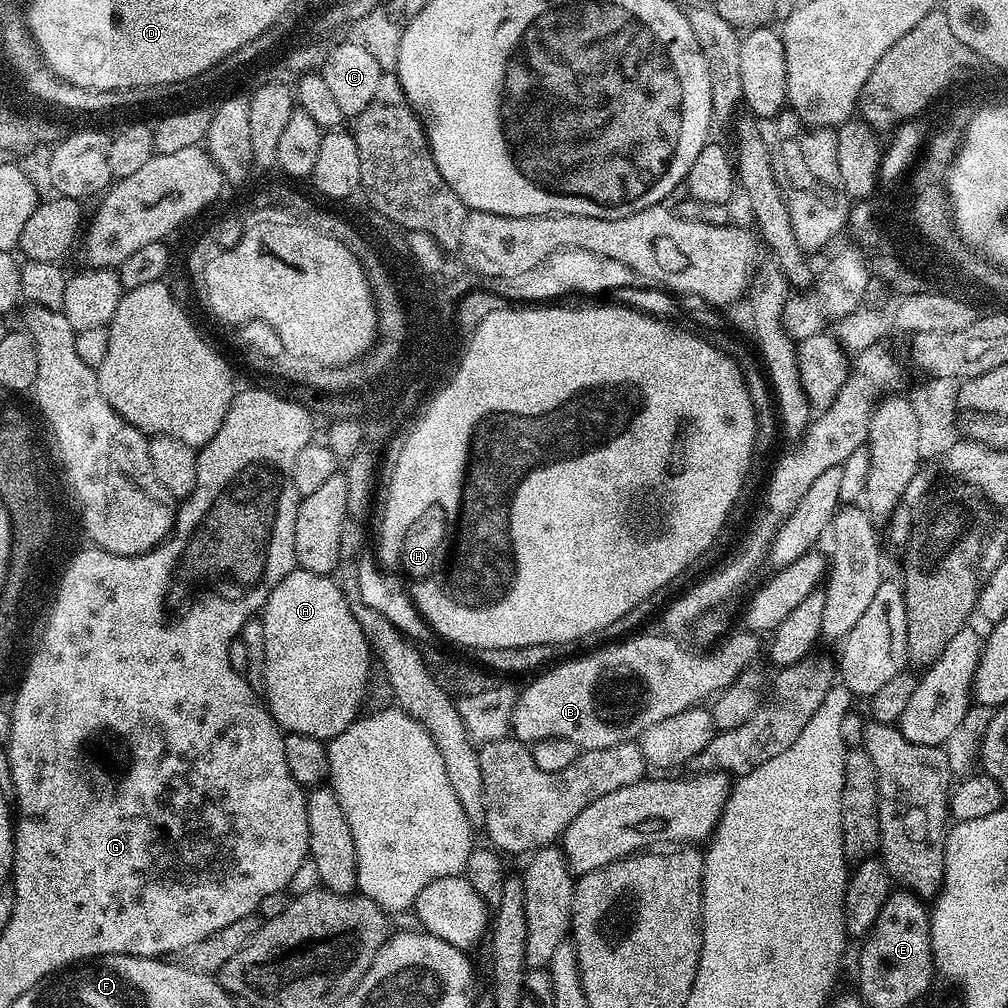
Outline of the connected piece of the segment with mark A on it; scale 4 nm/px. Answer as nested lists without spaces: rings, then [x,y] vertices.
[[[297,567],[281,577],[267,596],[262,616],[265,644],[262,696],[266,707],[285,733],[325,742],[333,740],[361,715],[360,703],[368,688],[368,671],[374,668],[374,657],[362,634],[362,626],[358,626],[358,618],[354,618],[343,590],[332,576],[319,576]]]

